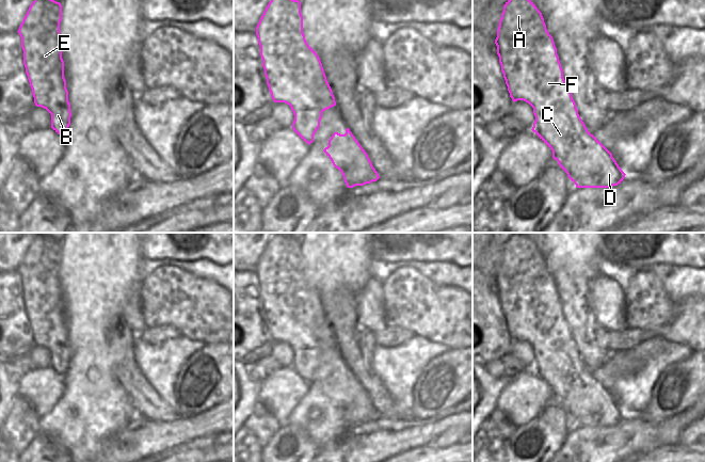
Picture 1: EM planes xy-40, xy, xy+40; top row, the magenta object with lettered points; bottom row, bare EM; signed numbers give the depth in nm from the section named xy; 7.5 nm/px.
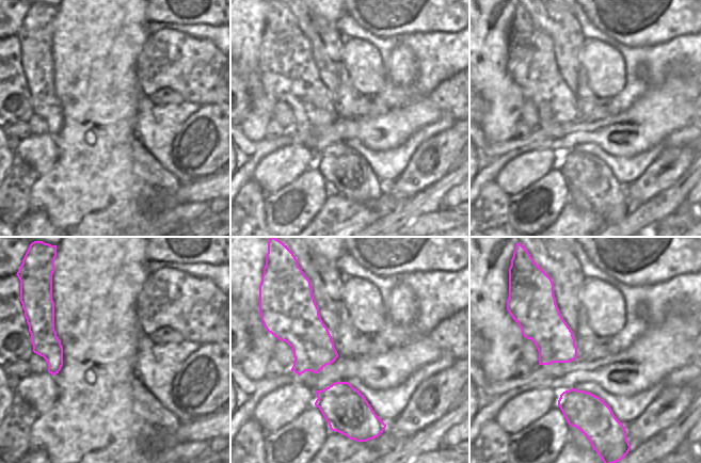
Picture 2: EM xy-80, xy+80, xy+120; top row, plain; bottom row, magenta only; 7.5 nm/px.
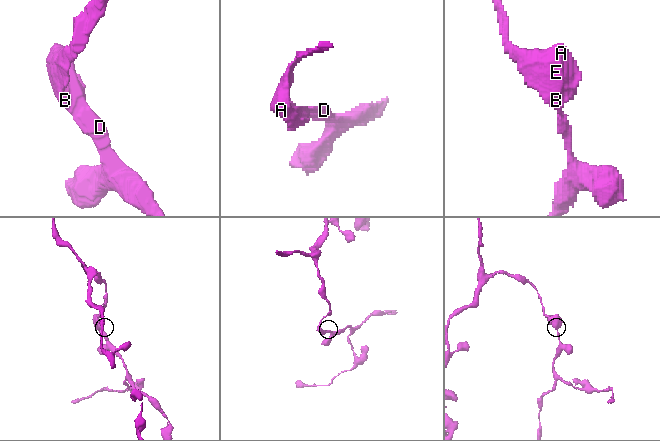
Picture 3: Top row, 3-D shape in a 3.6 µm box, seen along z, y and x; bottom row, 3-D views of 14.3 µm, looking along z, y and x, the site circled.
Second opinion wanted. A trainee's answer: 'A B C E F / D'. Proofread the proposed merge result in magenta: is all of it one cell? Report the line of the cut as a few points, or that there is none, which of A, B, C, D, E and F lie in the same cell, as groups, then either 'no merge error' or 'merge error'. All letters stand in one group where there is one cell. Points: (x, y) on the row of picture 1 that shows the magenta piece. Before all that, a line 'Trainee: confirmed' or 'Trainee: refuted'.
Trainee: refuted
cut none; groups A B C D E F; no merge error

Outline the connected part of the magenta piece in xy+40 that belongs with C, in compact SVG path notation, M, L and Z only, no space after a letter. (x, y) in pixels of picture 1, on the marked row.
M531 0L506 2L495 44L510 97L514 102L524 100L533 108L535 121L531 130L552 150L552 158L559 162L558 164L576 188L611 188L621 184L626 174L621 170L612 154L588 131L580 118L572 93L563 78L563 69L552 36L546 29L542 13Z

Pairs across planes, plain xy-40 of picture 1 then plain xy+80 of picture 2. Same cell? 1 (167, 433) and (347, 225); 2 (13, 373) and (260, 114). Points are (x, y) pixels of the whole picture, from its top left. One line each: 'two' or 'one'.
1: one
2: one

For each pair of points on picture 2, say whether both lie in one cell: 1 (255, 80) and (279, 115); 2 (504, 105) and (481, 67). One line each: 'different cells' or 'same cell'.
1: different cells
2: same cell

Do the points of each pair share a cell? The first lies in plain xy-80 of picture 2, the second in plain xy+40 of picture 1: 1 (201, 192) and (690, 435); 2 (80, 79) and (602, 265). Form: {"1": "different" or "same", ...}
{"1": "different", "2": "different"}

